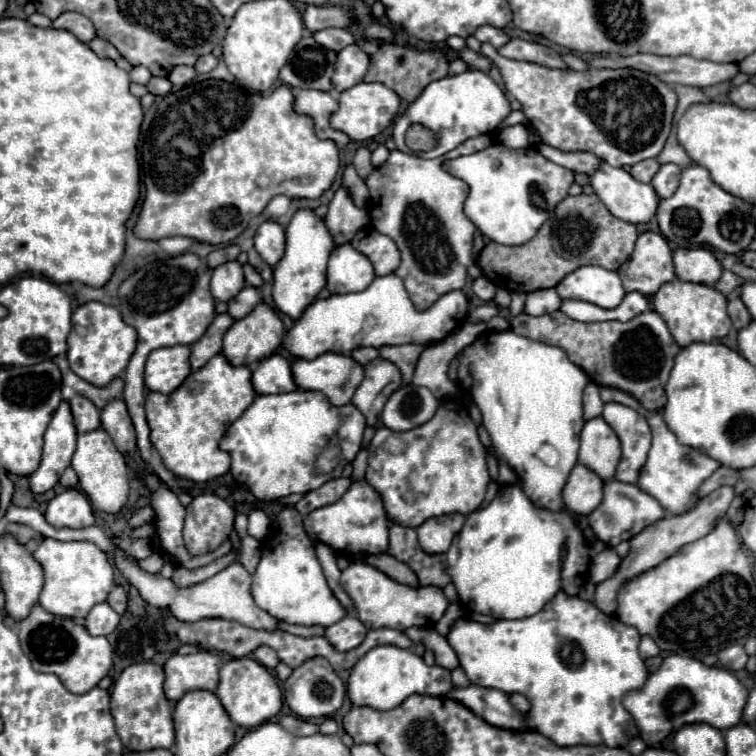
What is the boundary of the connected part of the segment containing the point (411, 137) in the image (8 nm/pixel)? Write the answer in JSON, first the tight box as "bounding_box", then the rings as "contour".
{"bounding_box":[407,125,437,151],"contour":[[[411,125],[407,129],[407,147],[411,151],[429,151],[437,143],[437,135],[423,125]]]}

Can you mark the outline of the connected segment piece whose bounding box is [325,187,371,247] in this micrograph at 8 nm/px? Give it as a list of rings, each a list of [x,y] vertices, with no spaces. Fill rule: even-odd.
[[[341,187],[329,203],[329,213],[325,217],[325,223],[335,239],[335,247],[339,247],[349,243],[359,229],[367,227],[371,223],[371,217],[367,215],[367,211],[357,209],[347,189]]]

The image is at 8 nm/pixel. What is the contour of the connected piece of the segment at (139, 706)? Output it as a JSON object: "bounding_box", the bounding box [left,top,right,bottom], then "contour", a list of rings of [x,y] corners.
{"bounding_box":[111,661,175,751],"contour":[[[149,661],[129,665],[115,681],[111,691],[111,715],[115,719],[115,731],[127,751],[169,749],[175,743],[171,705],[163,693],[163,681],[163,667]]]}

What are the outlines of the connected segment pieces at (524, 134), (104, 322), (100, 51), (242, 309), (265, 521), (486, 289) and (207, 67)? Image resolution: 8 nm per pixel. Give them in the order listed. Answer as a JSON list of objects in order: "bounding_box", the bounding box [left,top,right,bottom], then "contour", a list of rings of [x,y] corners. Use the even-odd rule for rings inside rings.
[{"bounding_box":[499,125,529,149],"contour":[[[513,125],[507,127],[507,131],[499,131],[499,141],[511,149],[521,149],[529,147],[529,131],[525,125]]]},{"bounding_box":[67,301,137,387],"contour":[[[91,301],[81,305],[79,311],[75,309],[73,333],[69,333],[67,343],[69,343],[67,359],[71,369],[91,385],[105,387],[107,383],[111,383],[111,379],[119,377],[119,373],[127,367],[131,355],[135,353],[137,335],[131,325],[123,323],[123,317],[115,307]]]},{"bounding_box":[87,37,119,59],"contour":[[[95,37],[95,39],[91,39],[91,43],[87,43],[99,57],[109,57],[109,59],[119,59],[119,51],[111,45],[111,43],[107,43],[105,39],[101,39],[101,37]]]},{"bounding_box":[227,287,261,319],"contour":[[[245,287],[235,299],[231,299],[227,305],[229,305],[229,315],[233,317],[233,319],[243,319],[243,315],[249,315],[253,309],[255,309],[255,305],[259,305],[261,303],[261,297],[259,297],[259,293],[257,293],[257,289],[255,287]]]},{"bounding_box":[247,509,271,541],"contour":[[[257,509],[257,511],[253,511],[249,515],[249,527],[247,527],[247,531],[257,541],[265,541],[269,537],[269,533],[271,533],[271,519],[263,511]]]},{"bounding_box":[473,277,497,301],"contour":[[[479,277],[479,279],[473,281],[473,293],[479,299],[483,299],[483,301],[493,301],[495,291],[497,291],[497,287],[489,279],[485,279],[485,277]]]},{"bounding_box":[195,55,219,73],"contour":[[[203,55],[203,57],[197,61],[195,69],[197,69],[199,73],[209,73],[209,71],[213,71],[213,69],[217,67],[217,63],[219,63],[219,59],[217,59],[215,55]]]}]

